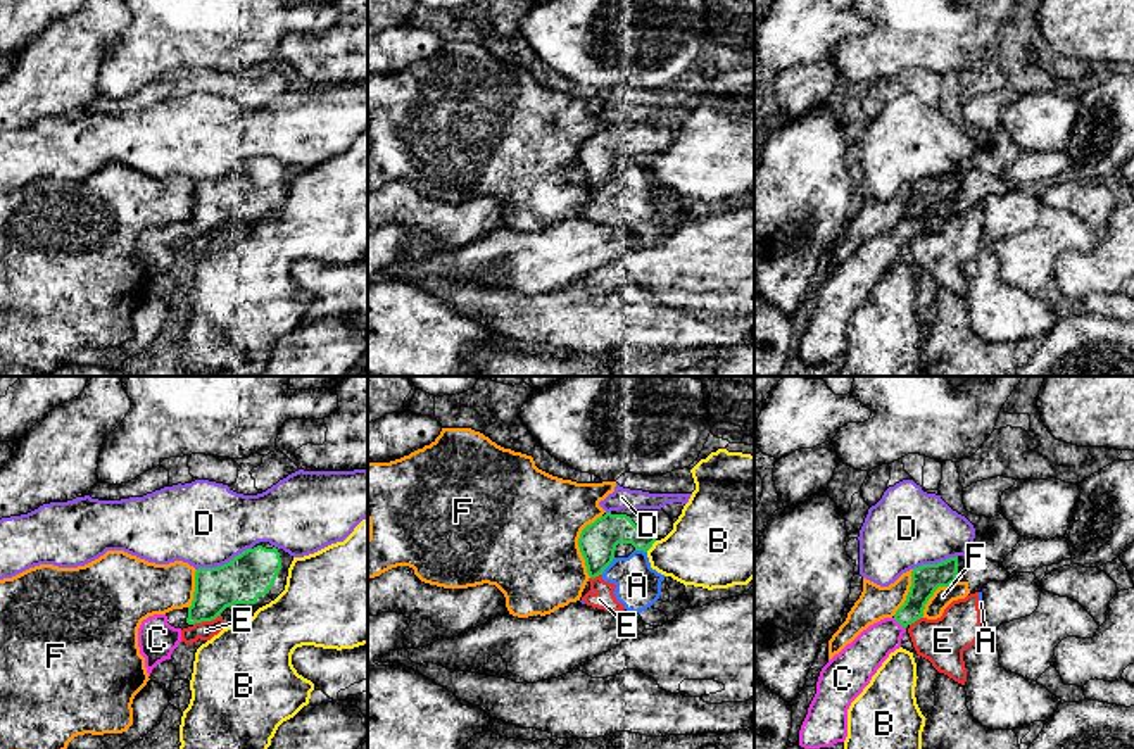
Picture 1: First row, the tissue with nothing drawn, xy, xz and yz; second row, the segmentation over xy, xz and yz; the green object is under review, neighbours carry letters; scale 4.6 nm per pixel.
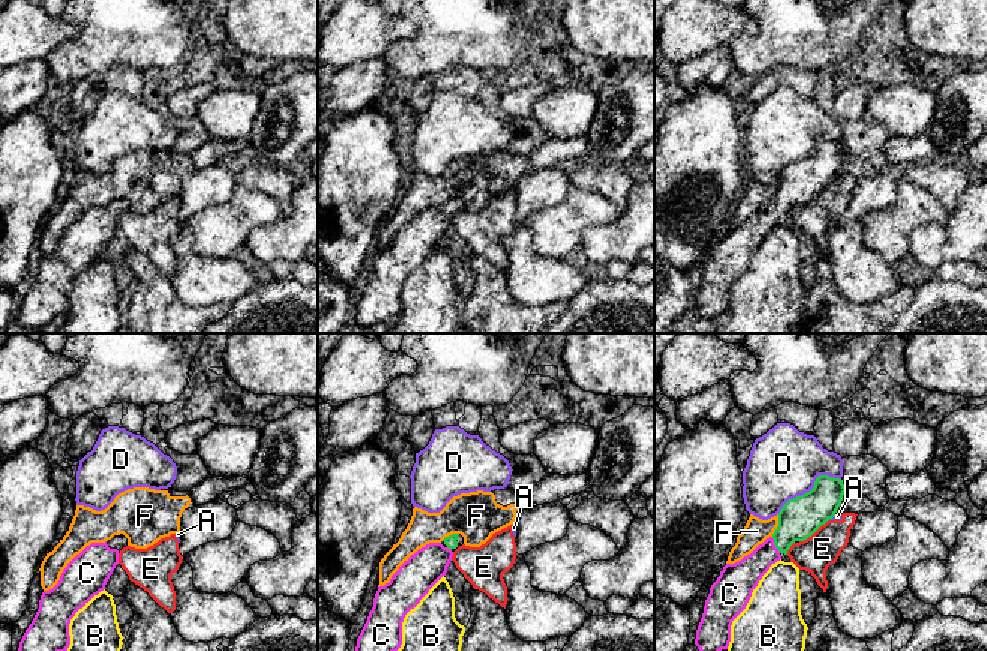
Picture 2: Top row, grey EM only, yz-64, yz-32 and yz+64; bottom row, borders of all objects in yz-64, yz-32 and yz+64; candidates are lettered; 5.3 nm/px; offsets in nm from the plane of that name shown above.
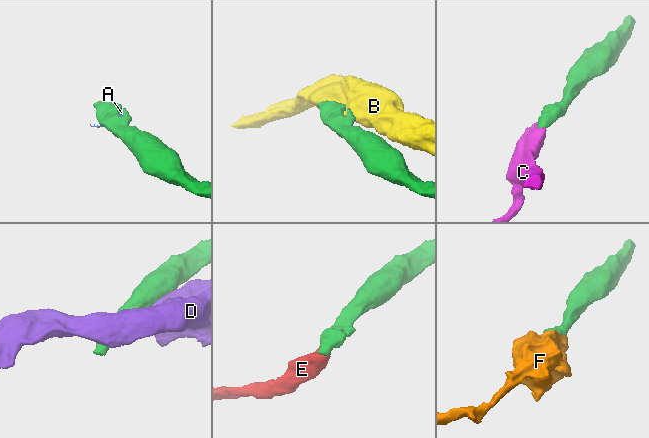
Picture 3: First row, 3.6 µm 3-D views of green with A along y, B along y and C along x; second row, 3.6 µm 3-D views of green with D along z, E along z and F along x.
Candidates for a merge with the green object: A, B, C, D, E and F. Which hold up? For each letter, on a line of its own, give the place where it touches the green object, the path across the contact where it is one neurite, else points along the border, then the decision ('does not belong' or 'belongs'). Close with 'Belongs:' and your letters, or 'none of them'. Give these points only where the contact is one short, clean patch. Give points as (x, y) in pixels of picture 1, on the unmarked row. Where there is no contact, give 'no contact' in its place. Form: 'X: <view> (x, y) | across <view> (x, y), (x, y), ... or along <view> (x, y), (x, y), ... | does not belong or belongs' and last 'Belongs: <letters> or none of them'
A: xz (608, 178) | does not belong
B: xz (651, 159) | along xz (656, 154), (646, 164) | does not belong
C: yz (900, 237) | across yz (926, 192), (913, 221), (900, 237), (860, 273) | belongs
D: xy (223, 178) | does not belong
E: xy (206, 233) | along xy (220, 228), (194, 239) | does not belong
F: xz (579, 157) | along xz (601, 128), (582, 144), (579, 152), (579, 164), (589, 190) | does not belong
Belongs: C

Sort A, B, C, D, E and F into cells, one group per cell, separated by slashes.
A E / B / C / D / F

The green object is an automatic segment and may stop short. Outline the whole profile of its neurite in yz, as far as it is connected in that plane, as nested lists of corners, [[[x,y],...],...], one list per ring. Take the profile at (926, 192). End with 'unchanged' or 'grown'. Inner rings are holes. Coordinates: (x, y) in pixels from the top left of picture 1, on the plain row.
[[[958,169],[913,181],[910,205],[896,228],[870,238],[828,273],[820,285],[816,307],[799,343],[801,361],[832,361],[846,354],[851,316],[870,297],[889,268],[901,261],[906,240],[923,231],[925,217],[934,205],[954,197],[956,190]]]; grown

